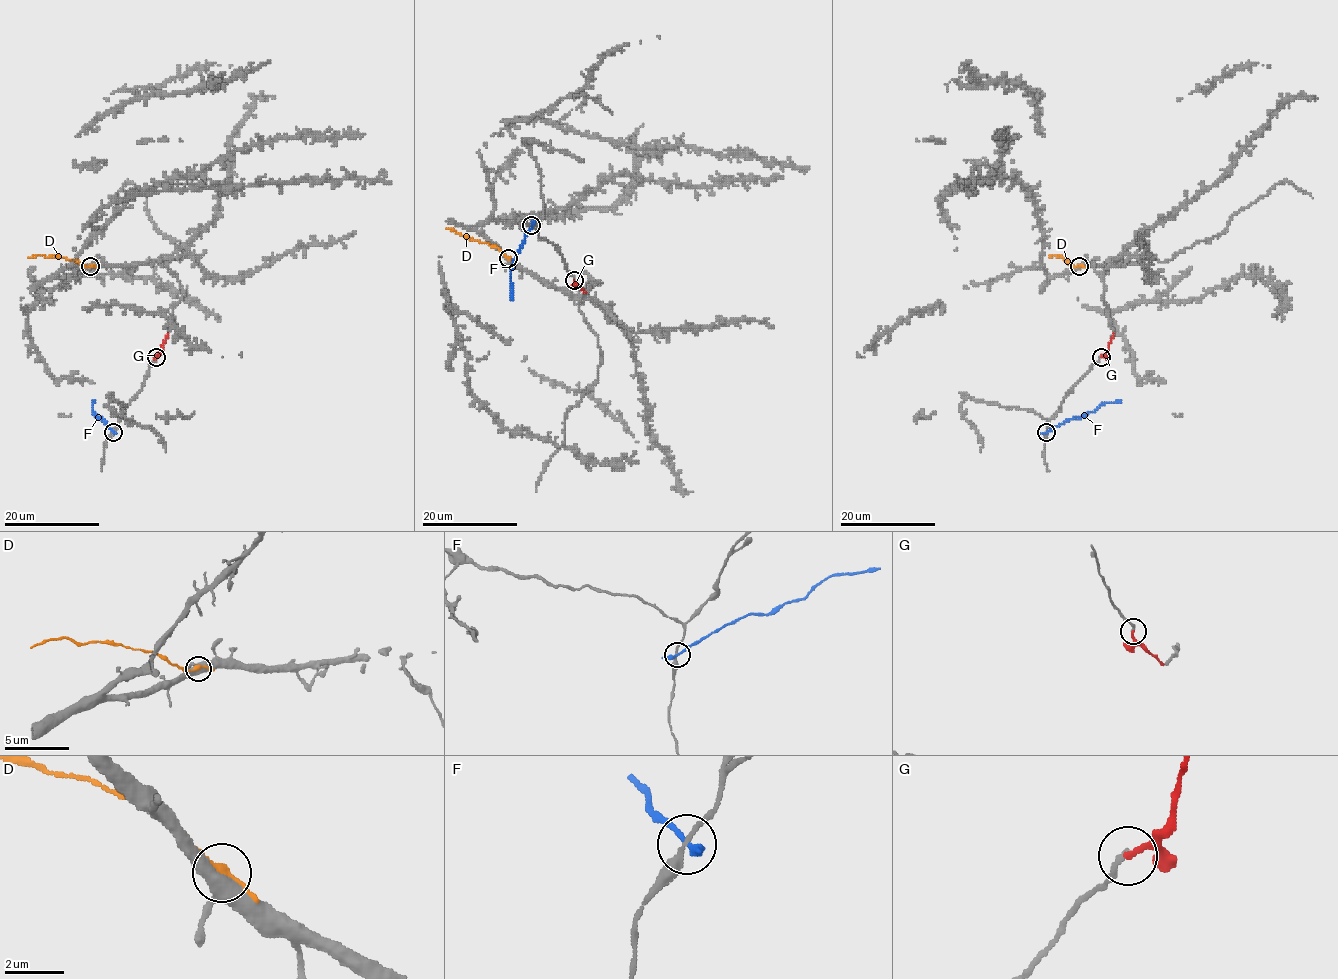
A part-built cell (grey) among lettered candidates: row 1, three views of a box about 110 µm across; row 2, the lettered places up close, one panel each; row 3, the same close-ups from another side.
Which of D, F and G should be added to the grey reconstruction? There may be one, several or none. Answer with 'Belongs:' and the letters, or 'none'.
Belongs: G

